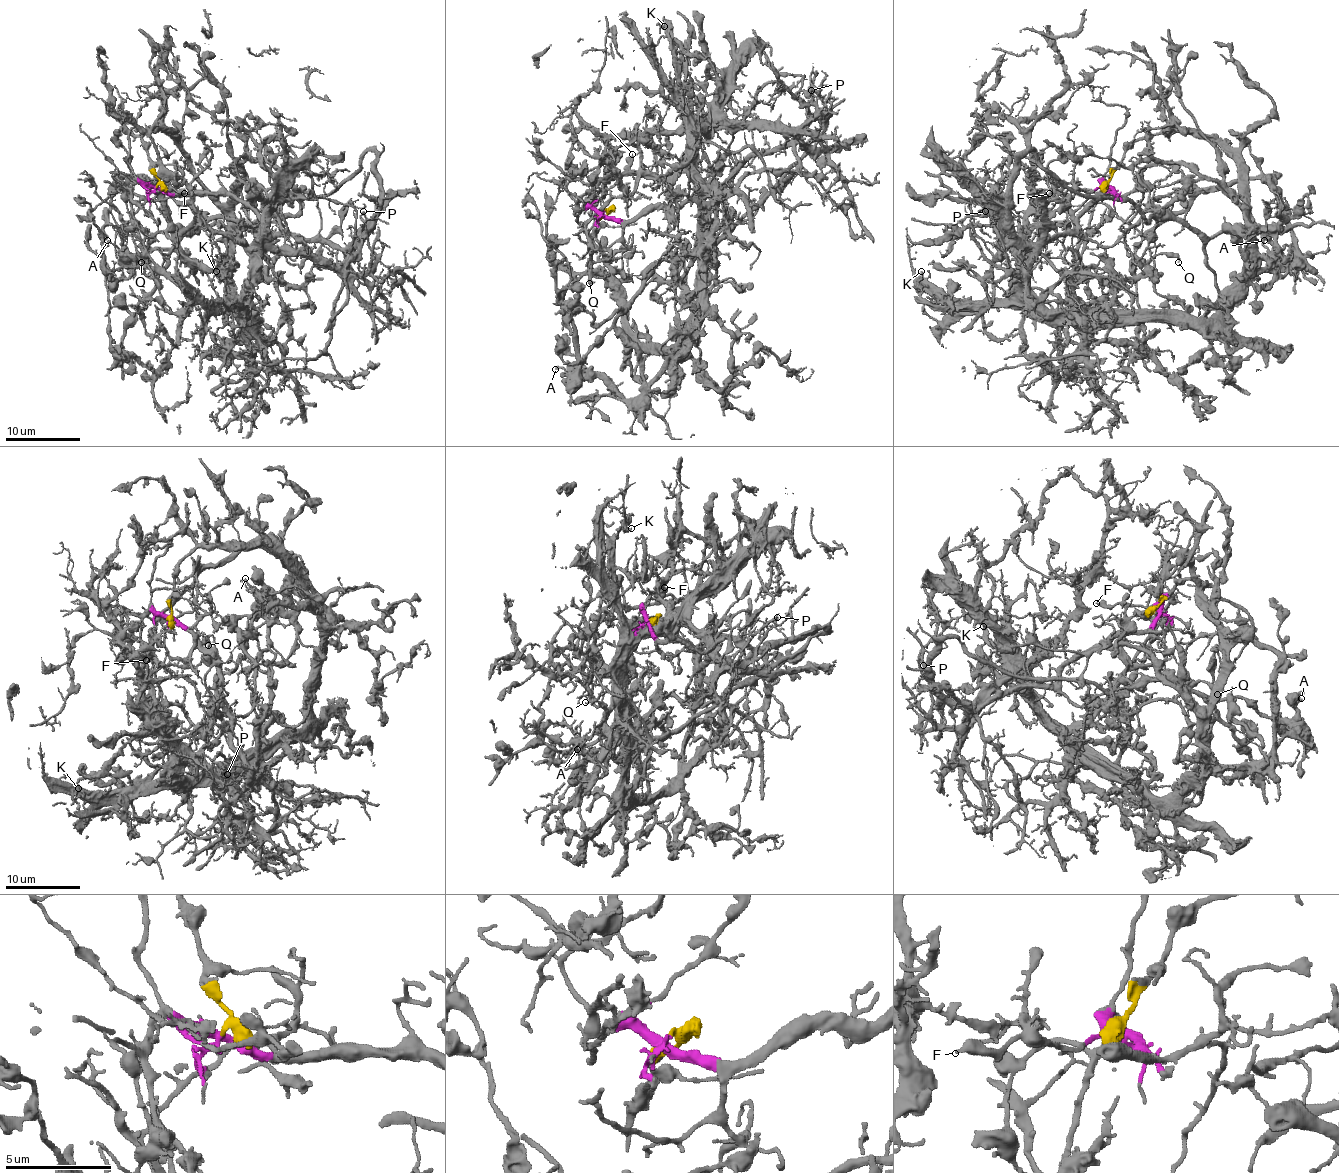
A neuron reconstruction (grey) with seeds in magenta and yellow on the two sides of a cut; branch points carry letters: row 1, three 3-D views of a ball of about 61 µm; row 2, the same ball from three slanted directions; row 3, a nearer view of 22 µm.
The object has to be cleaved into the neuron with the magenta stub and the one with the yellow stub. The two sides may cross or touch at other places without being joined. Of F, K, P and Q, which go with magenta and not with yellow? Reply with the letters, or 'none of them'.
F, Q

